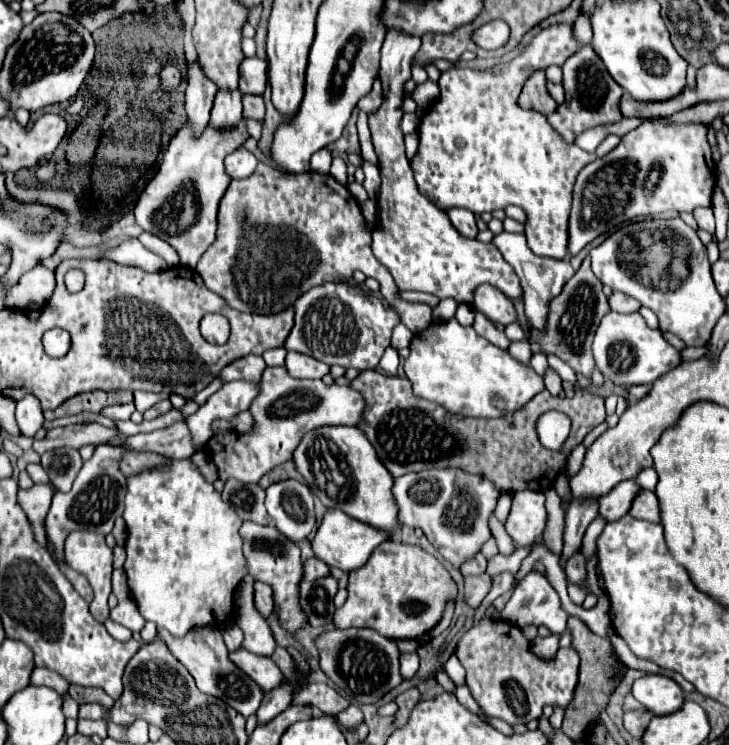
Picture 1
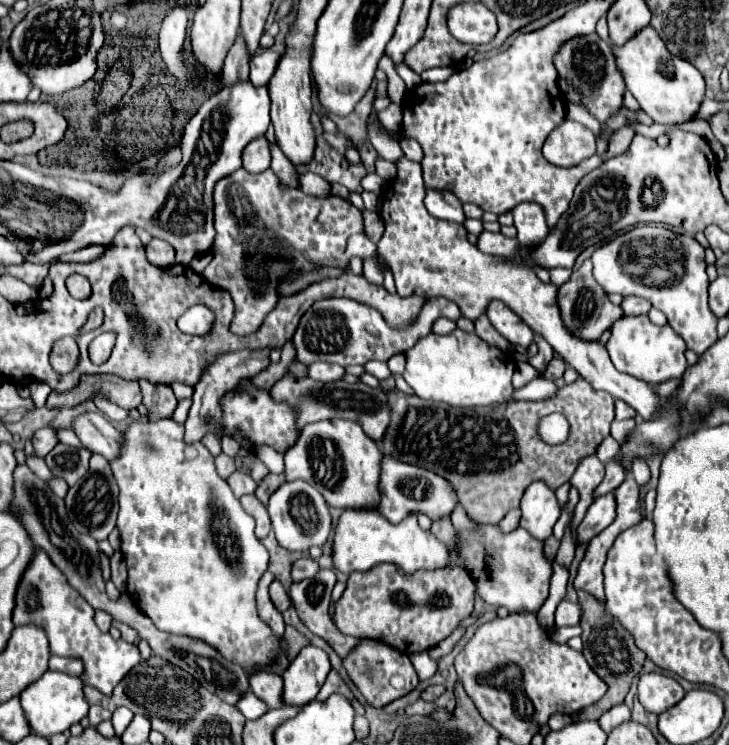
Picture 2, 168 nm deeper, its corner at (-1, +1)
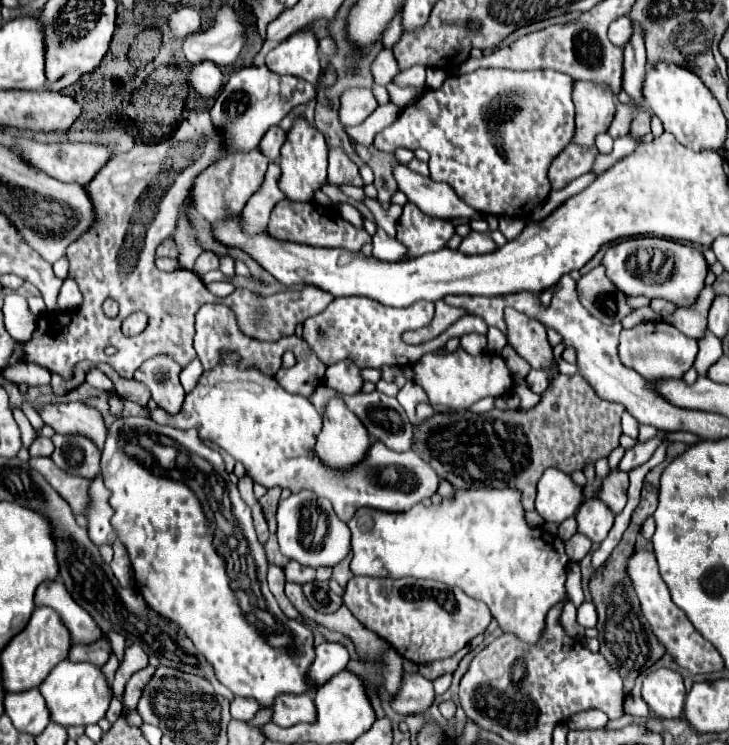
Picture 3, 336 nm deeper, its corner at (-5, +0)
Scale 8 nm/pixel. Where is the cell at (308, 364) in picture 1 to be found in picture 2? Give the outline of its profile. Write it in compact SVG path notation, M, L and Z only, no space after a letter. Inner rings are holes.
M314 362L308 366L308 376L318 380L318 382L324 382L324 384L330 384L330 382L338 382L342 380L344 376L344 368L338 366L338 364L328 364L328 362Z

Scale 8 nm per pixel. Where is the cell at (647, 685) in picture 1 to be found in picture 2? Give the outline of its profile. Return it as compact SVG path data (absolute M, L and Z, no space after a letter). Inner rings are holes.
M650 672L642 674L638 682L638 700L652 714L662 714L684 698L684 688L670 676Z

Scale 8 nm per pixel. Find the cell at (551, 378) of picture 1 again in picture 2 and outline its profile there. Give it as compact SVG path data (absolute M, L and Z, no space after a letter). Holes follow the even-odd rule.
M554 356L554 358L550 360L550 364L548 364L548 370L544 372L544 376L546 376L546 378L550 378L550 380L554 380L554 378L562 378L564 370L566 370L566 362L564 362L562 358Z

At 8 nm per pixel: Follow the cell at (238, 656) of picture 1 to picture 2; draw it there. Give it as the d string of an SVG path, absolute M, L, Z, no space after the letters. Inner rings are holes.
M258 672L250 678L250 688L252 692L268 704L268 708L282 708L282 678L276 676L274 672Z

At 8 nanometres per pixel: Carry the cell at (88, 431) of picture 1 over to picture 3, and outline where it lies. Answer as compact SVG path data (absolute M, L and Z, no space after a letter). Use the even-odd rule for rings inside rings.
M36 437L36 441L30 445L30 455L32 457L50 457L54 451L52 441L48 437Z

